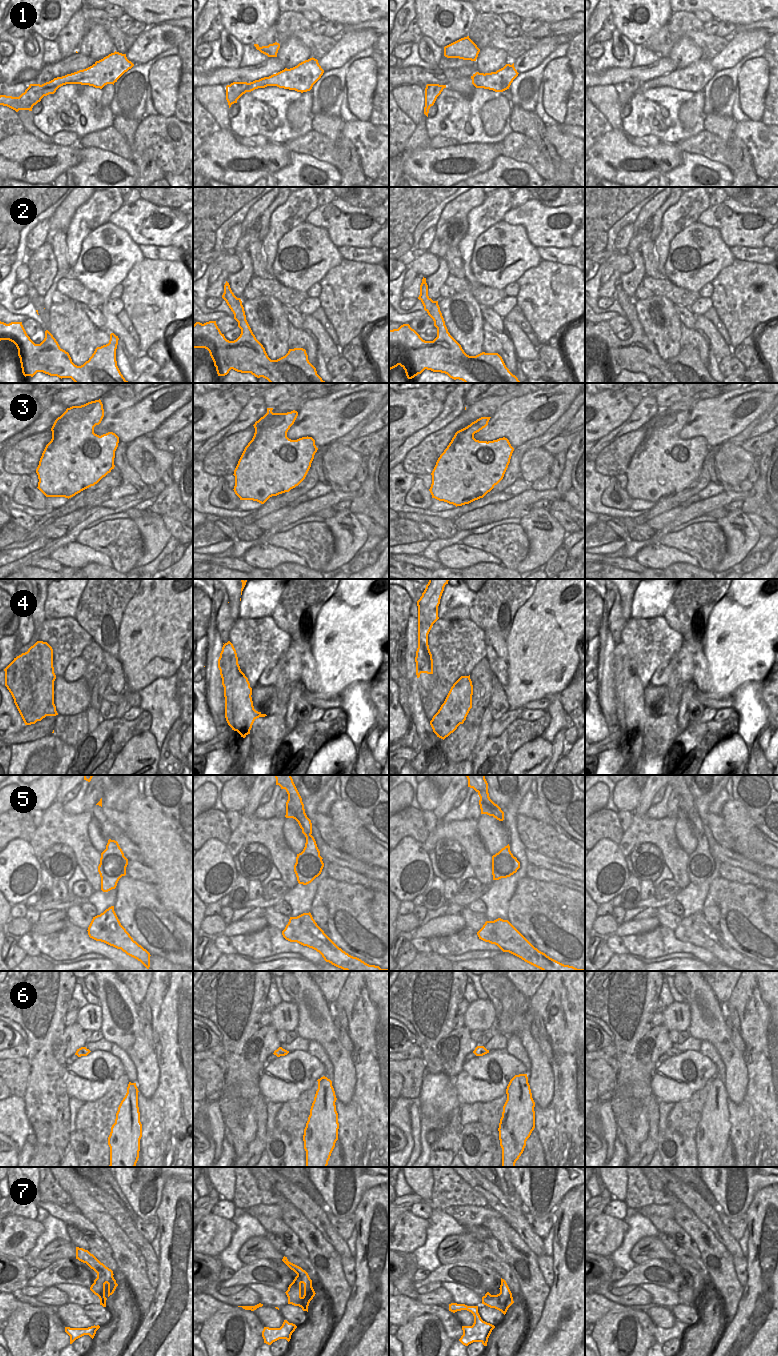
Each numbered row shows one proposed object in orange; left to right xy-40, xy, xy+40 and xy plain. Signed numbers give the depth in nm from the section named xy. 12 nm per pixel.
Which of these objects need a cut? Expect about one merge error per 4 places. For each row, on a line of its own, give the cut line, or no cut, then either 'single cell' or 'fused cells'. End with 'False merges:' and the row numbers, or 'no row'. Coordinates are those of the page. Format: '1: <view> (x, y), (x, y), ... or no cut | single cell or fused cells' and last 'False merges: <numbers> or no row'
1: xy+40 (436, 84), (425, 90) | fused cells
2: no cut | single cell
3: no cut | single cell
4: xy (250, 695), (246, 704), (233, 710), (229, 725) | fused cells
5: no cut | single cell
6: no cut | single cell
7: no cut | single cell
False merges: 1, 4

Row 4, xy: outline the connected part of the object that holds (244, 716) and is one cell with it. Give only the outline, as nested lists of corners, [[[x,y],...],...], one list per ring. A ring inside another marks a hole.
[[[249,697],[247,705],[239,705],[237,709],[233,710],[234,722],[229,726],[232,730],[237,731],[241,737],[245,738],[250,734],[250,730],[254,721],[259,717],[265,717],[266,714],[262,714],[254,709],[252,697]]]

